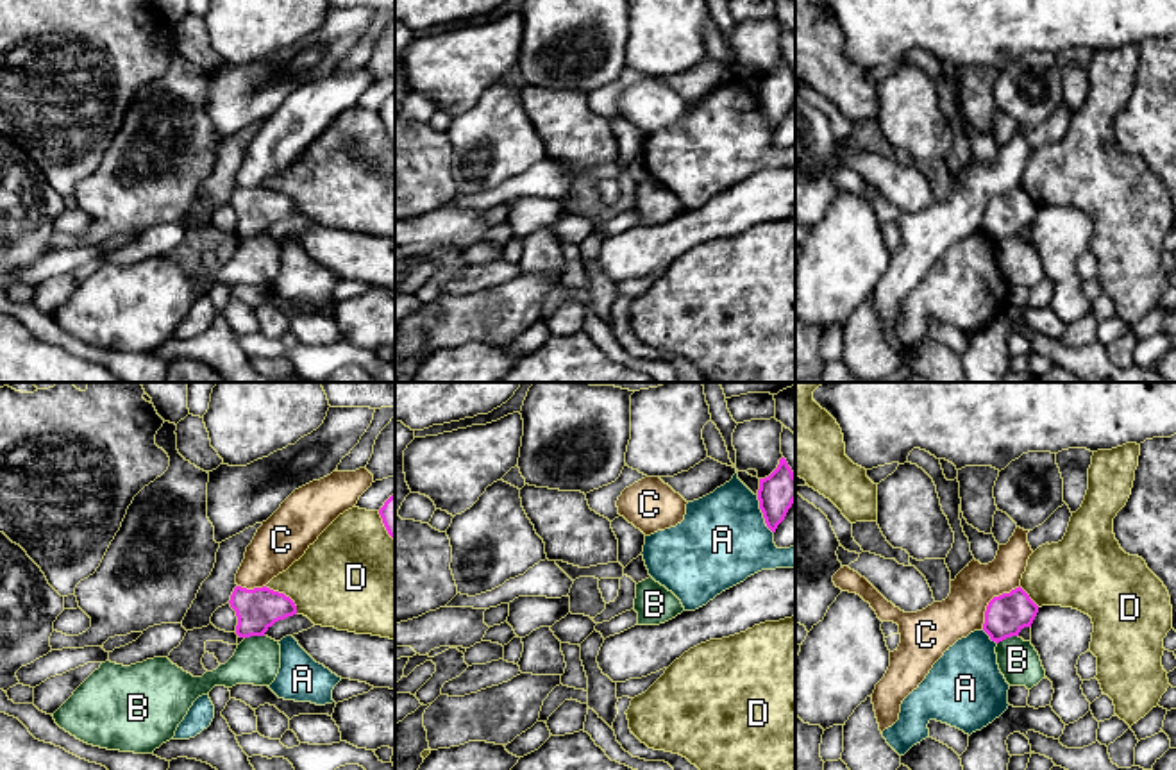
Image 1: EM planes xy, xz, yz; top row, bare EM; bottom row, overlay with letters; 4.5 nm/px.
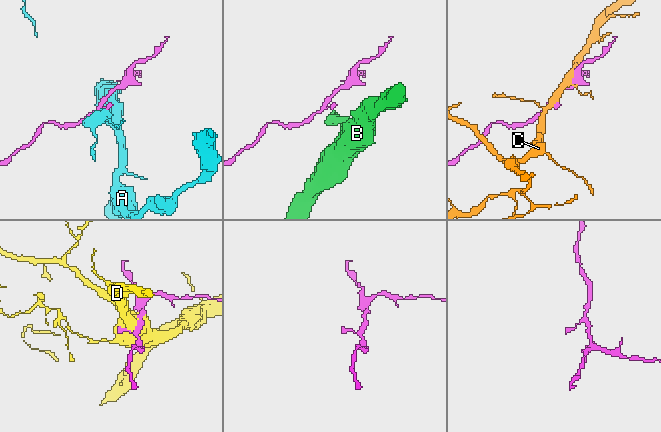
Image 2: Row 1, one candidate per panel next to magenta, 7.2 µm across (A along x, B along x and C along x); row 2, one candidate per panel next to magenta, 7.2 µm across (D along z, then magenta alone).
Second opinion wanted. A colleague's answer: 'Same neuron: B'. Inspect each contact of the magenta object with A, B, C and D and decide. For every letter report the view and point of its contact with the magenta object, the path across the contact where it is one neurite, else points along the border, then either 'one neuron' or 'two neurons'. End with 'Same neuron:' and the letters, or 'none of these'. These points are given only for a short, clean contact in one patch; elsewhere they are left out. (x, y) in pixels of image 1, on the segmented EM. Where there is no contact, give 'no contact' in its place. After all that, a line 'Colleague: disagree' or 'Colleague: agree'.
A: contact xz (764, 515); two neurons
B: contact yz (1007, 636); border yz (1017, 635), (1007, 636), (998, 644); two neurons
C: contact yz (991, 601); two neurons
D: contact xy (283, 594); two neurons
Same neuron: none of these
Colleague: disagree

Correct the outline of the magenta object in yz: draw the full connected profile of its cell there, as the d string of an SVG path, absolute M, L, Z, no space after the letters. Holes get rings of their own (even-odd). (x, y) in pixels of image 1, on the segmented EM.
M1019 586L988 602L983 631L992 641L999 643L1006 638L1019 636L1024 627L1031 627L1037 613L1038 606Z

